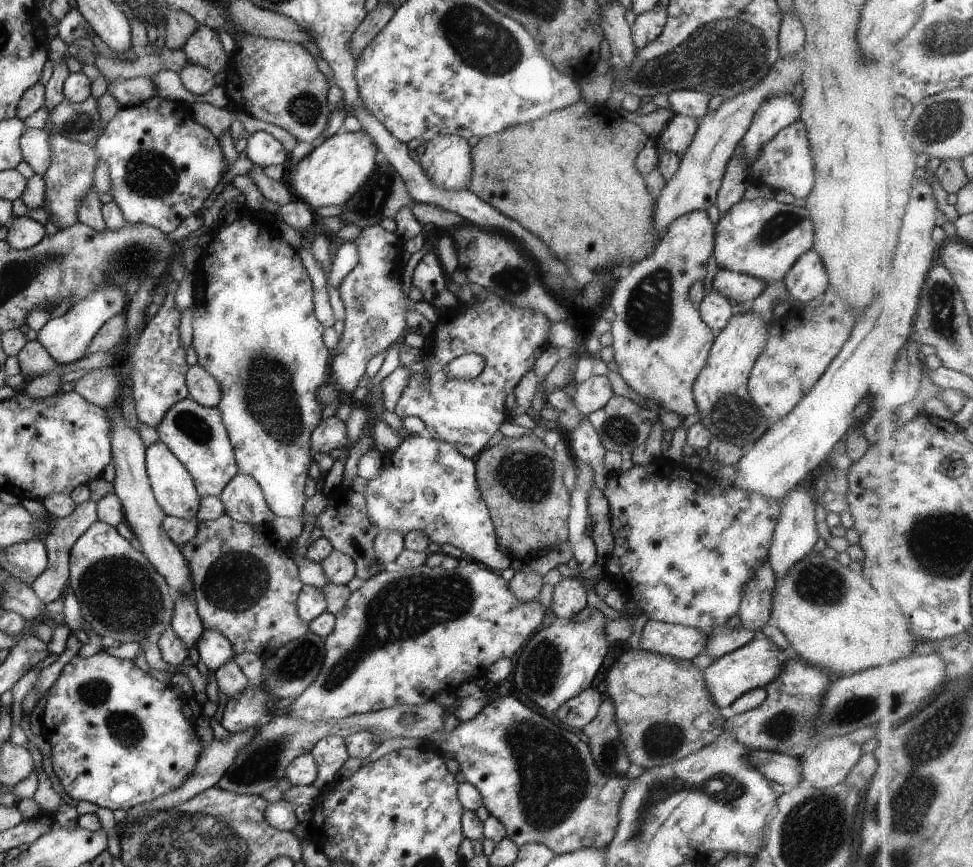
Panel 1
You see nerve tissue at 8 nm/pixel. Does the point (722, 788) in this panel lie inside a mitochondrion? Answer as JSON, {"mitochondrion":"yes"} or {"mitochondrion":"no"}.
{"mitochondrion":"yes"}

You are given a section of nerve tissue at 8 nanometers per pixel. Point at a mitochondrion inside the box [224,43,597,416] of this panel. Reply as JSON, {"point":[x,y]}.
{"point":[373,200]}

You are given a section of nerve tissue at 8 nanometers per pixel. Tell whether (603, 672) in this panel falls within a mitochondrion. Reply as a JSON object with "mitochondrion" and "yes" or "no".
{"mitochondrion":"no"}

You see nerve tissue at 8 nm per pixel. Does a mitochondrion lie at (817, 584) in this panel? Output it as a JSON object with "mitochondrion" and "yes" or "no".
{"mitochondrion":"yes"}

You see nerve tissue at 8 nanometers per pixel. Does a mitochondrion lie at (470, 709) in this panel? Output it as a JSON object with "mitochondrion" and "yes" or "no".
{"mitochondrion":"no"}

